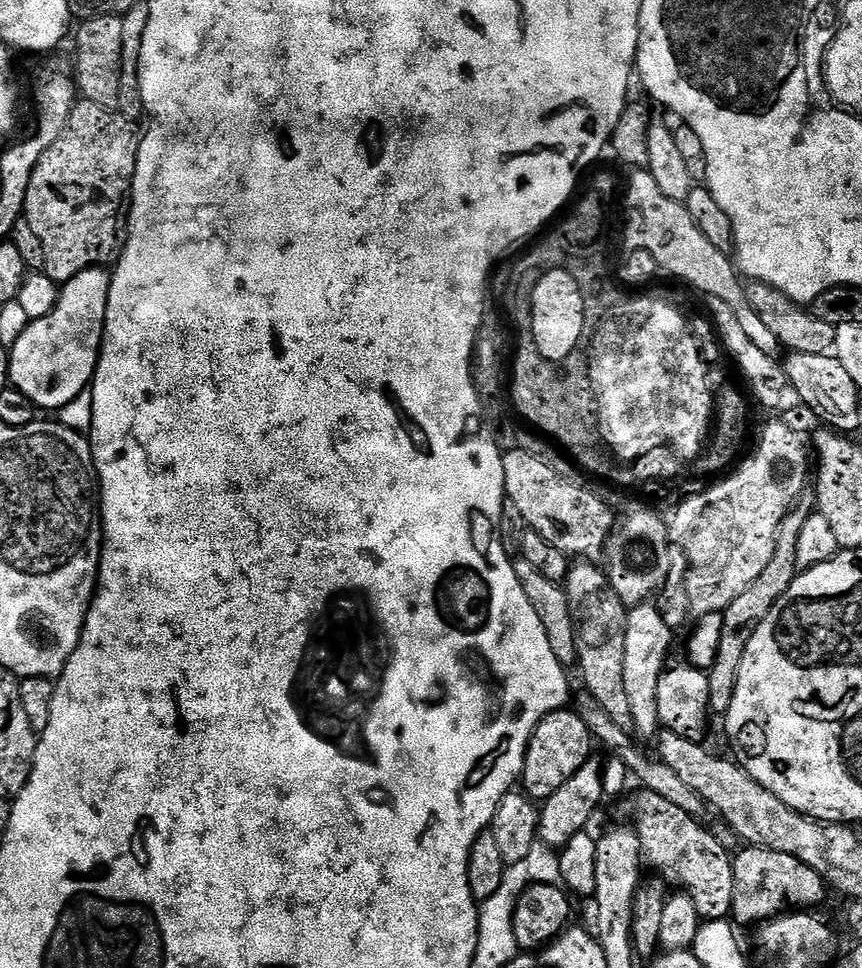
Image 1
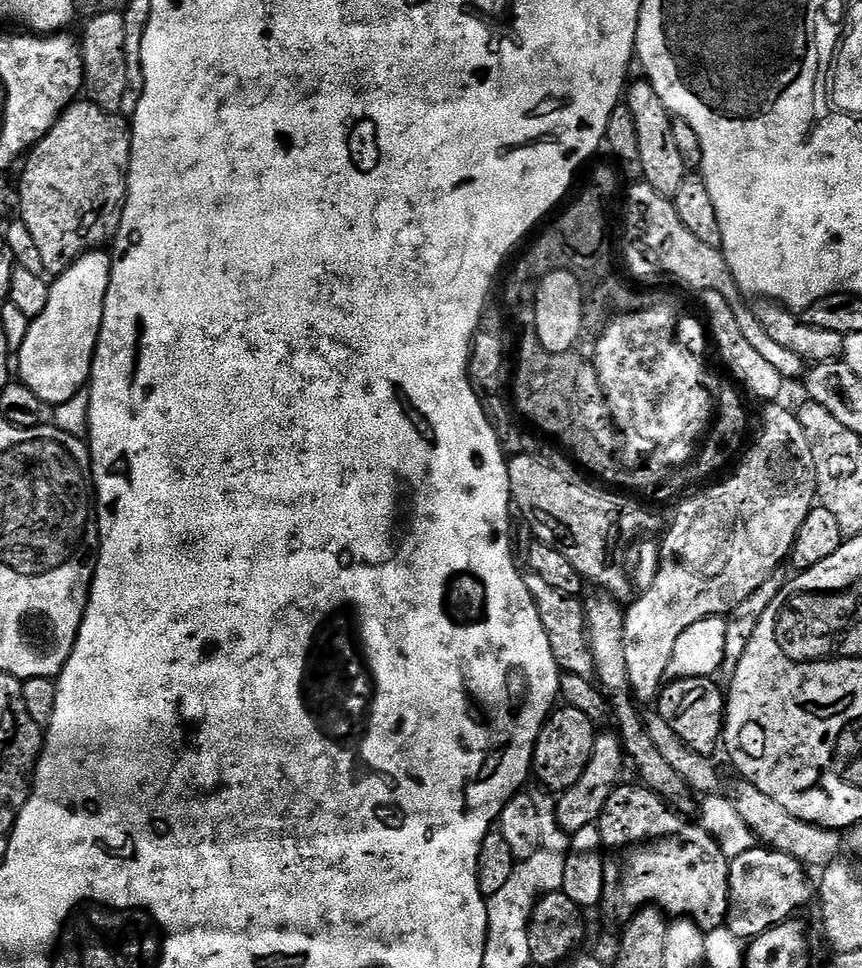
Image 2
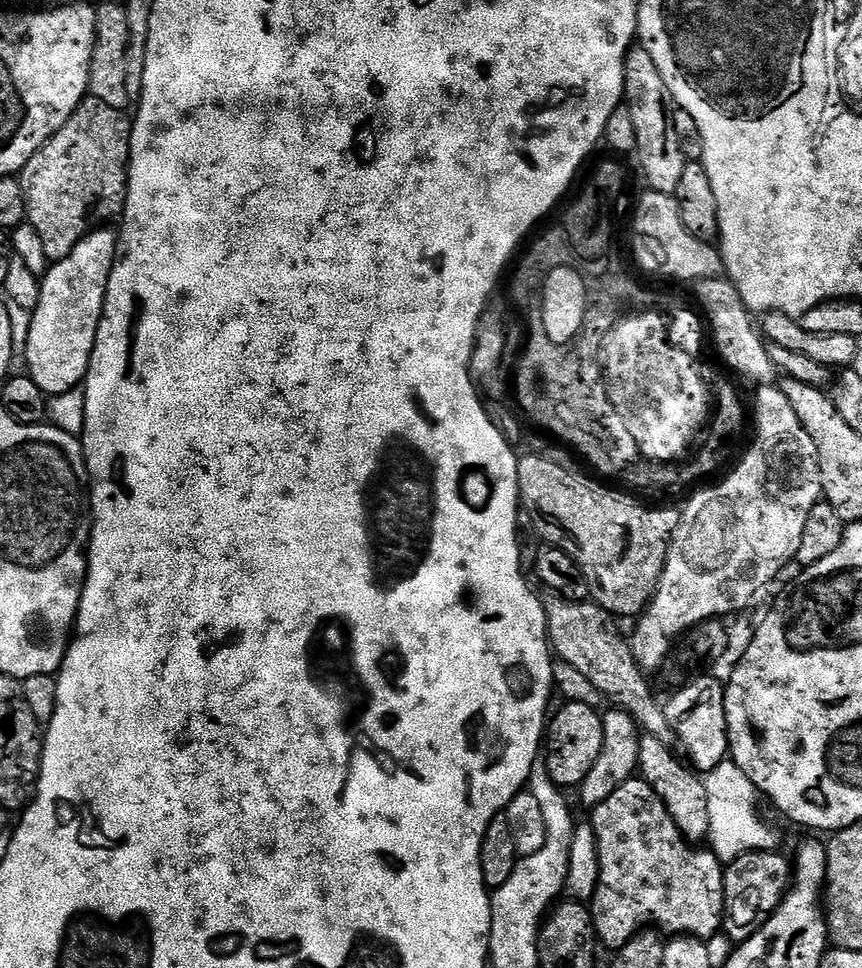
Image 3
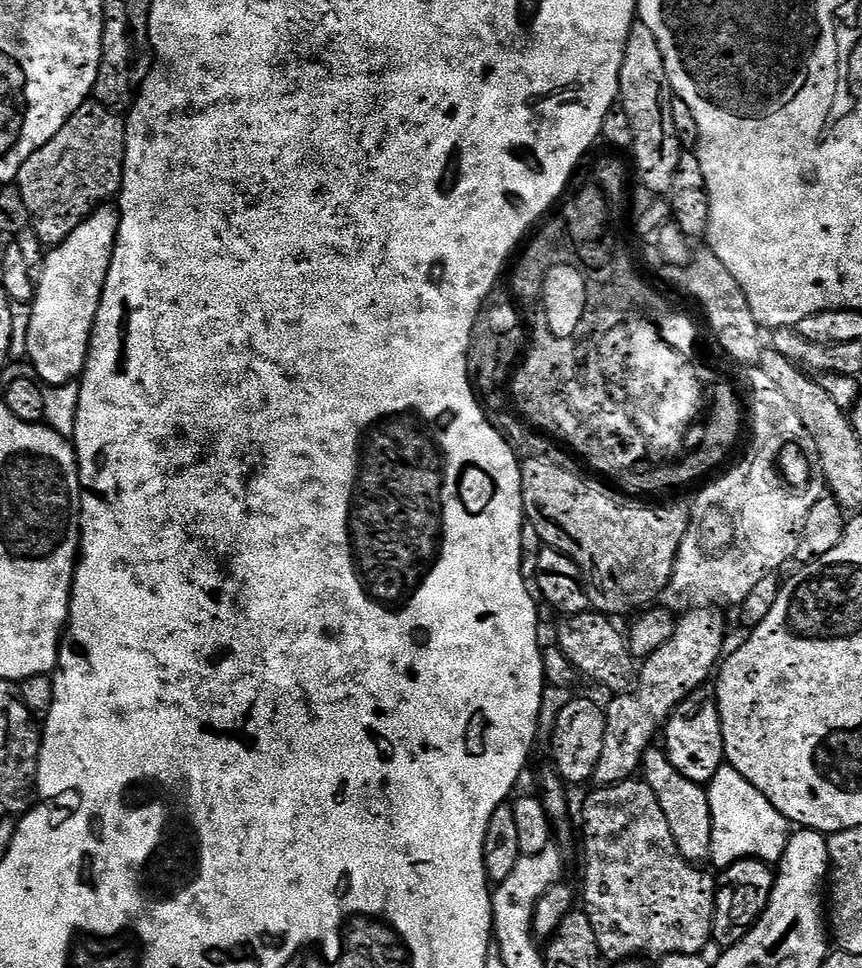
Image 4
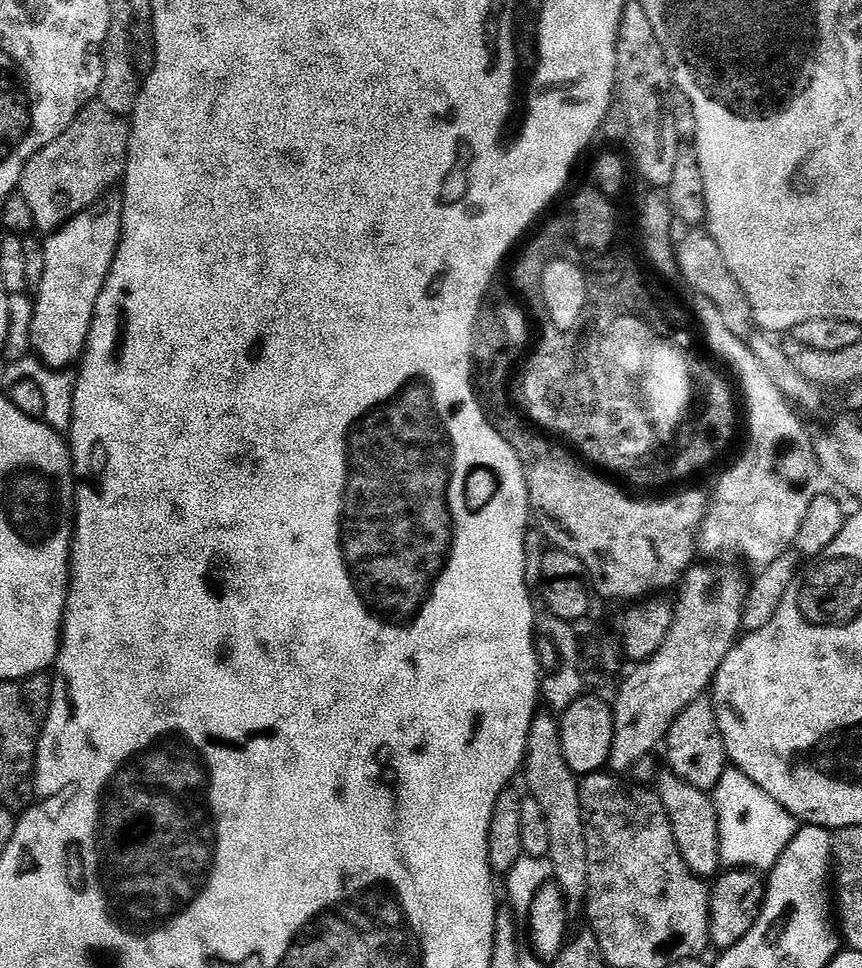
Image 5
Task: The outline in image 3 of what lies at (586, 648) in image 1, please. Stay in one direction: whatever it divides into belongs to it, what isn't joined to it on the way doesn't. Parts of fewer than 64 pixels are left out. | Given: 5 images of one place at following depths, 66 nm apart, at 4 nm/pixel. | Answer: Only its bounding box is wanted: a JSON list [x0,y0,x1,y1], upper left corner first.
[638,734,710,842]

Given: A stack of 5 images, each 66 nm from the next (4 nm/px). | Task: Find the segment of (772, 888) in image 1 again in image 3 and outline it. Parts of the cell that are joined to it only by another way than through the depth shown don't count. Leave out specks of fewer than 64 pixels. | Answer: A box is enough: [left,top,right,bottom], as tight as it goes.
[723,851,790,942]

